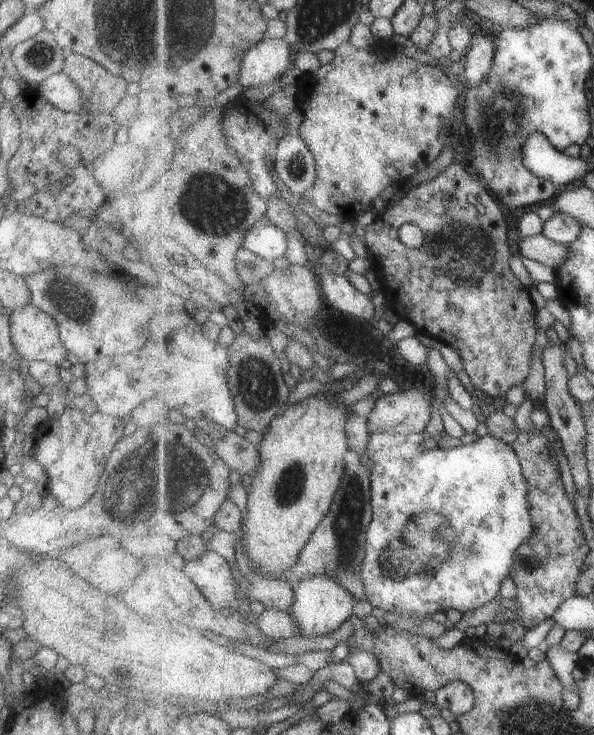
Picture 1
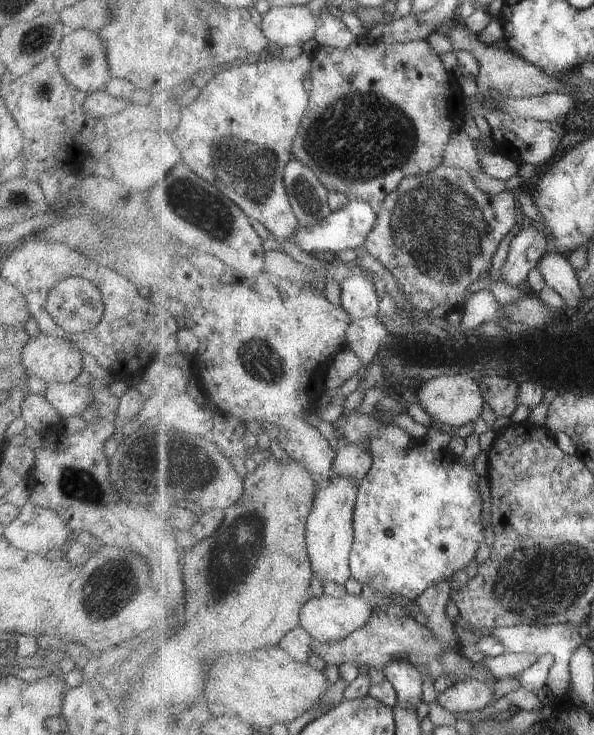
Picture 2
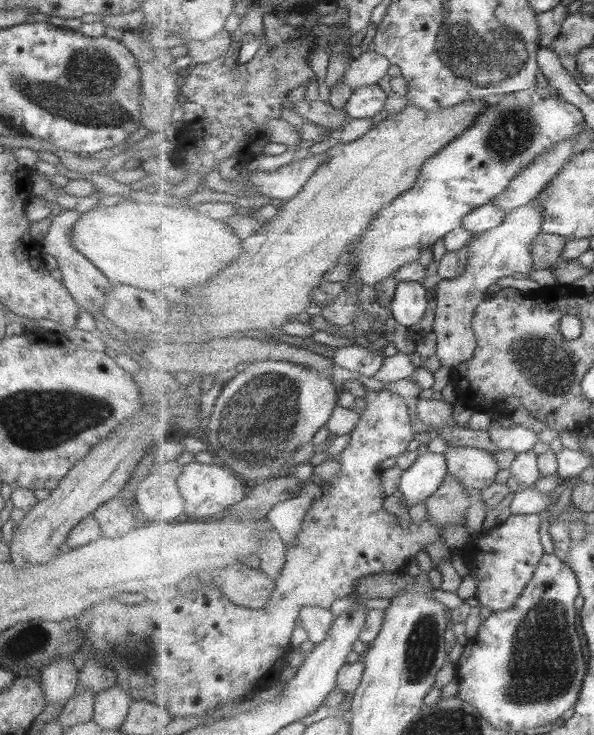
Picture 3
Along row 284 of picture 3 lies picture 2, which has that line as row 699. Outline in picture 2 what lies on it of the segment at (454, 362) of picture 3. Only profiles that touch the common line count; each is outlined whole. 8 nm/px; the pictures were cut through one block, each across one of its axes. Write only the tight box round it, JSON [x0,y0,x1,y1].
[437,679,493,712]

